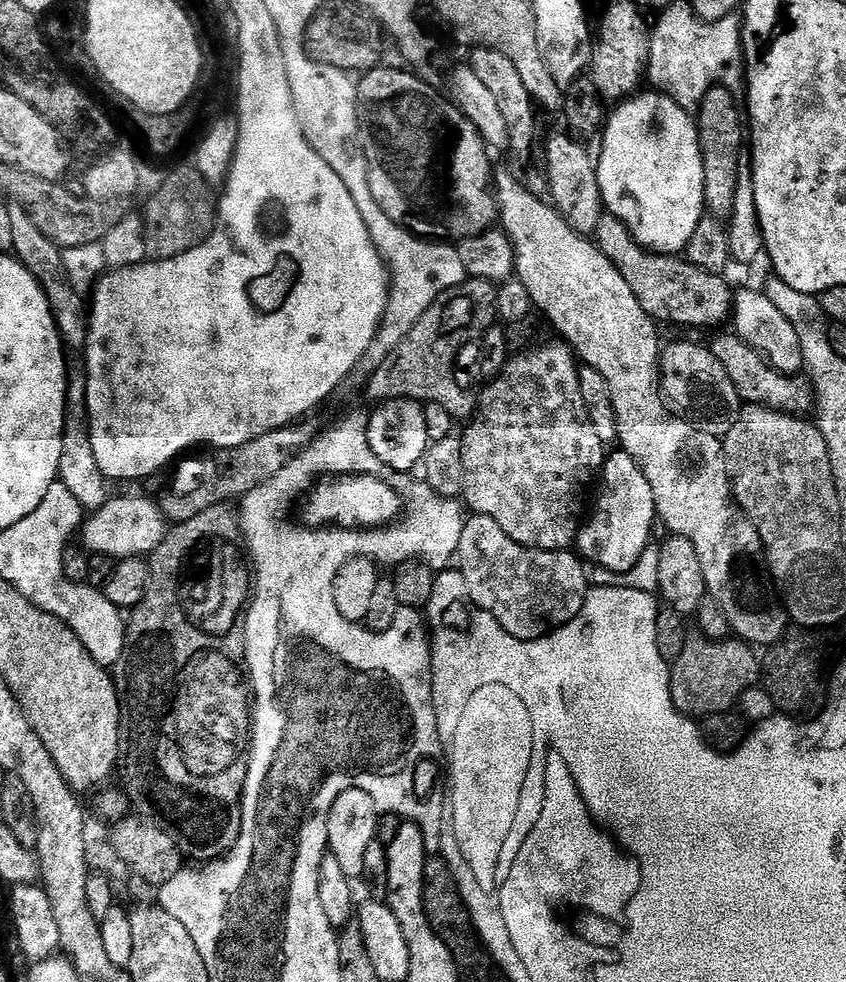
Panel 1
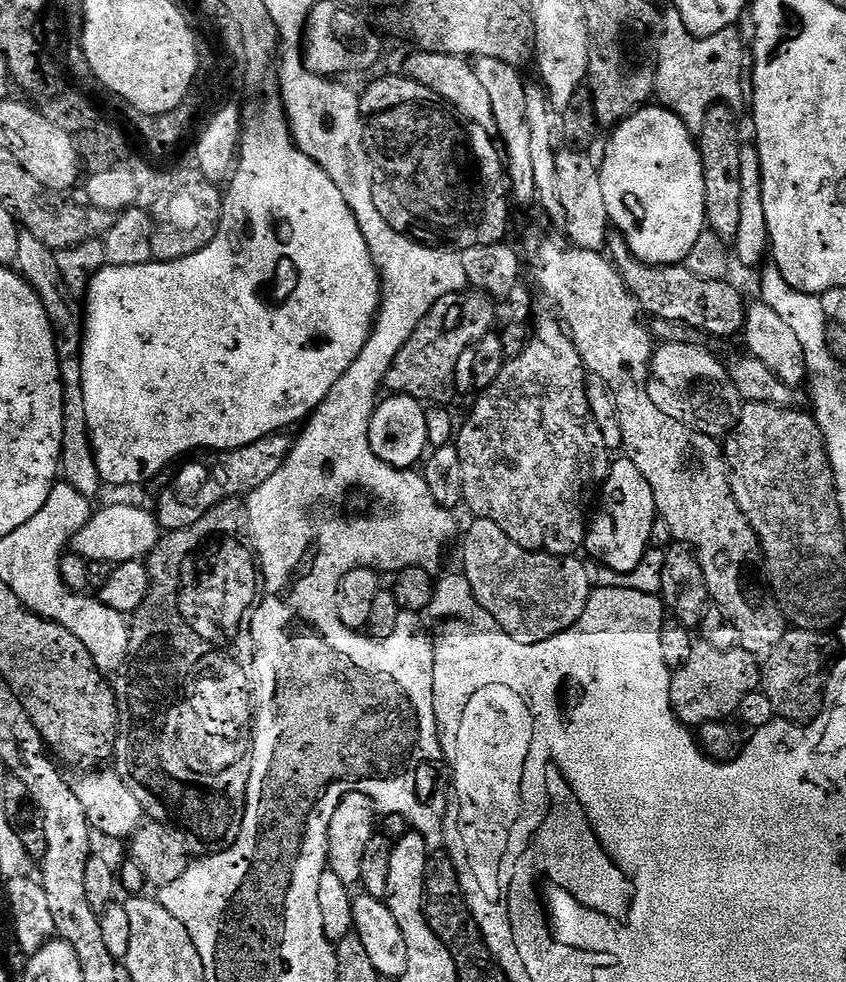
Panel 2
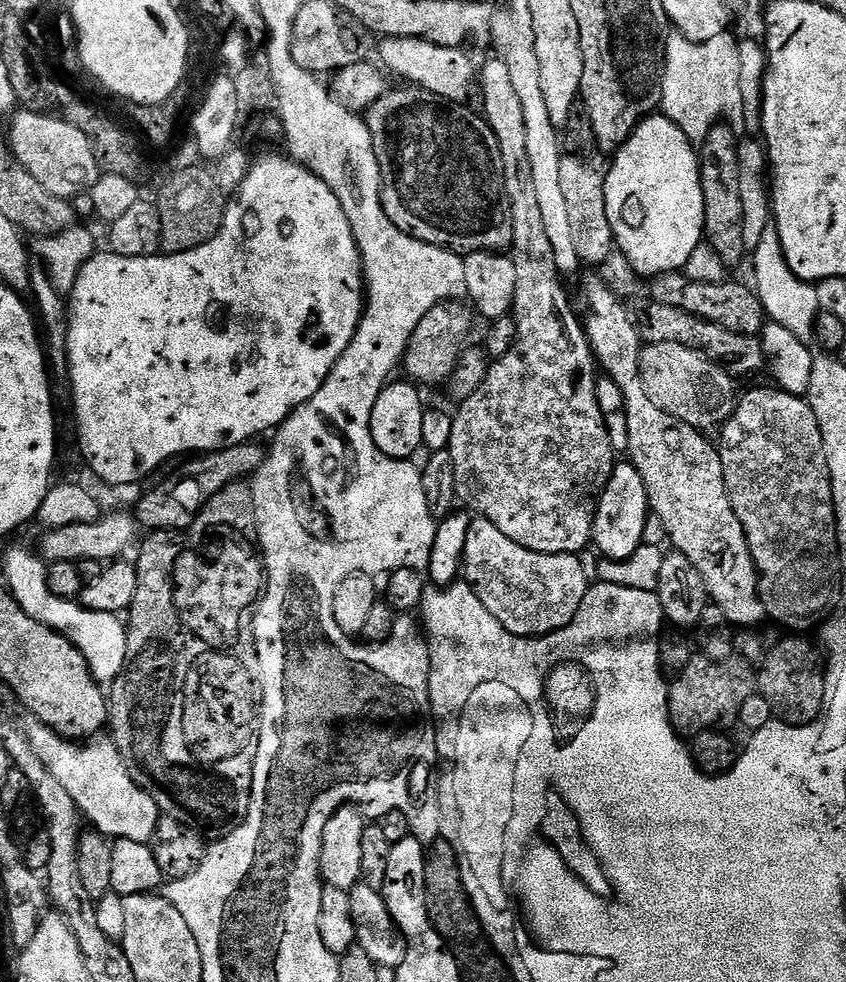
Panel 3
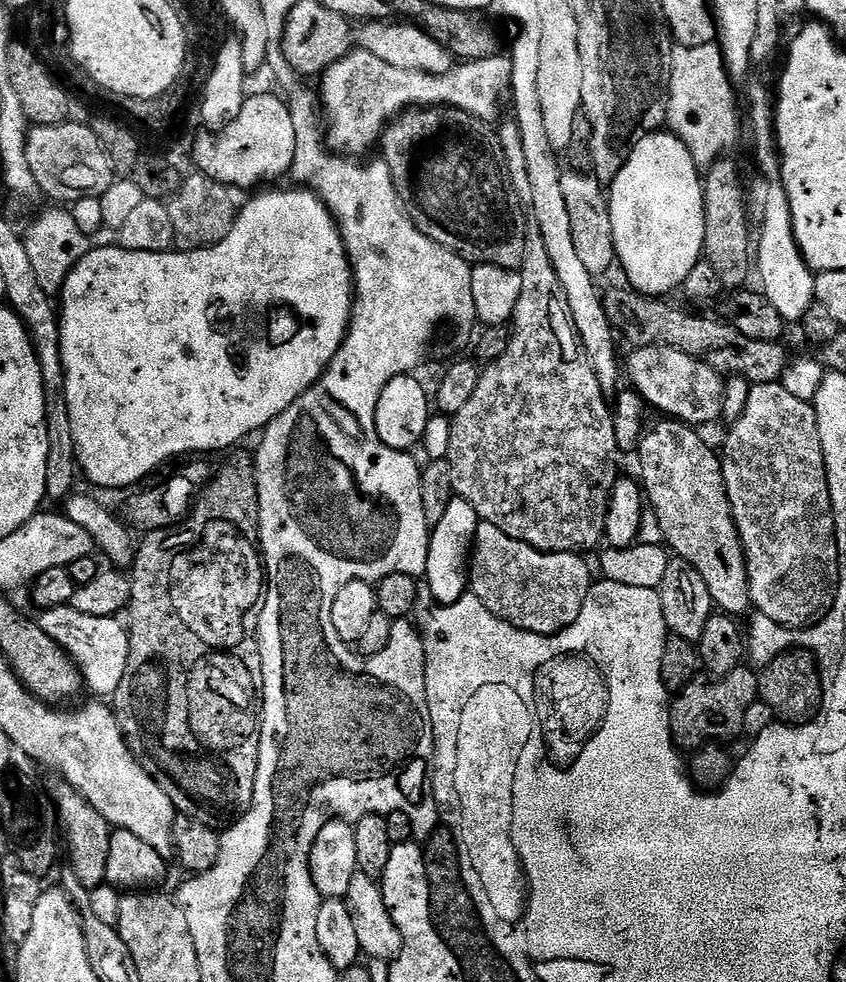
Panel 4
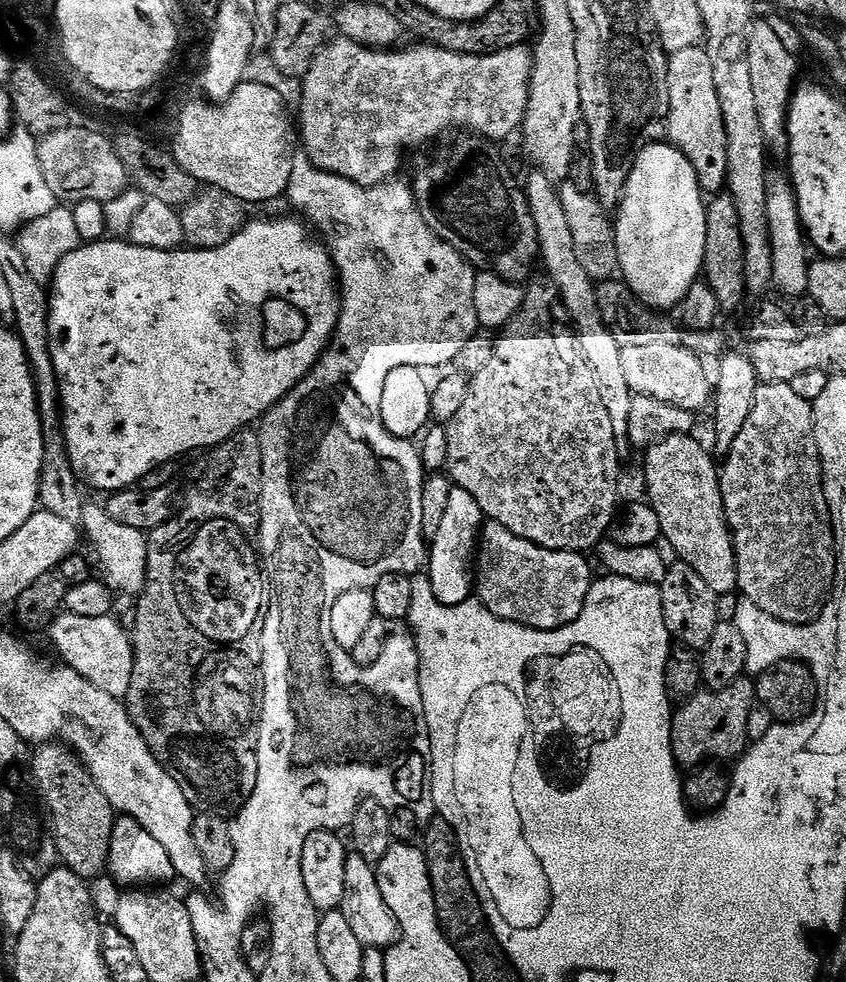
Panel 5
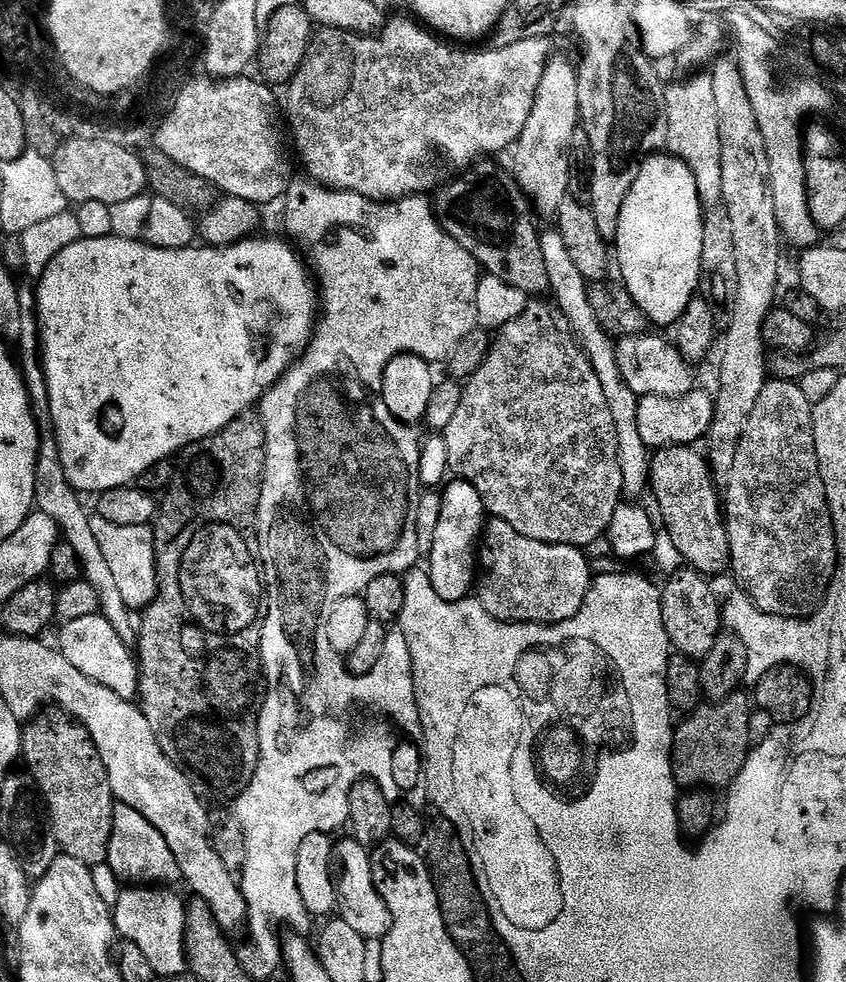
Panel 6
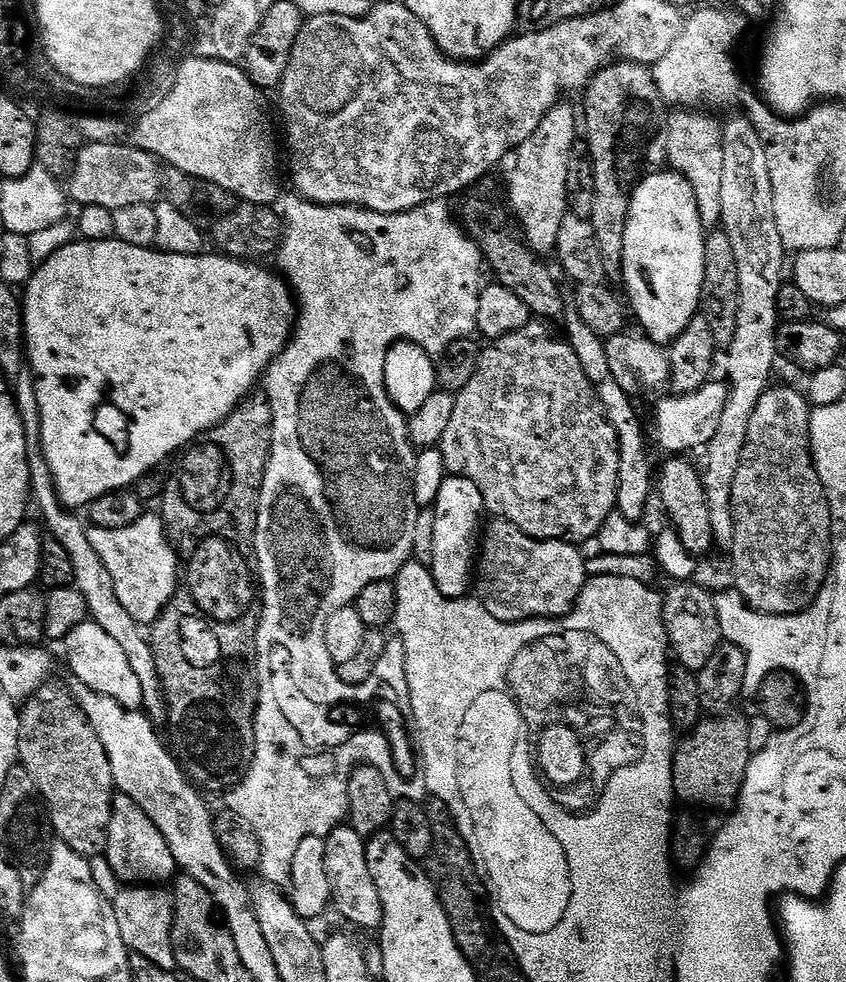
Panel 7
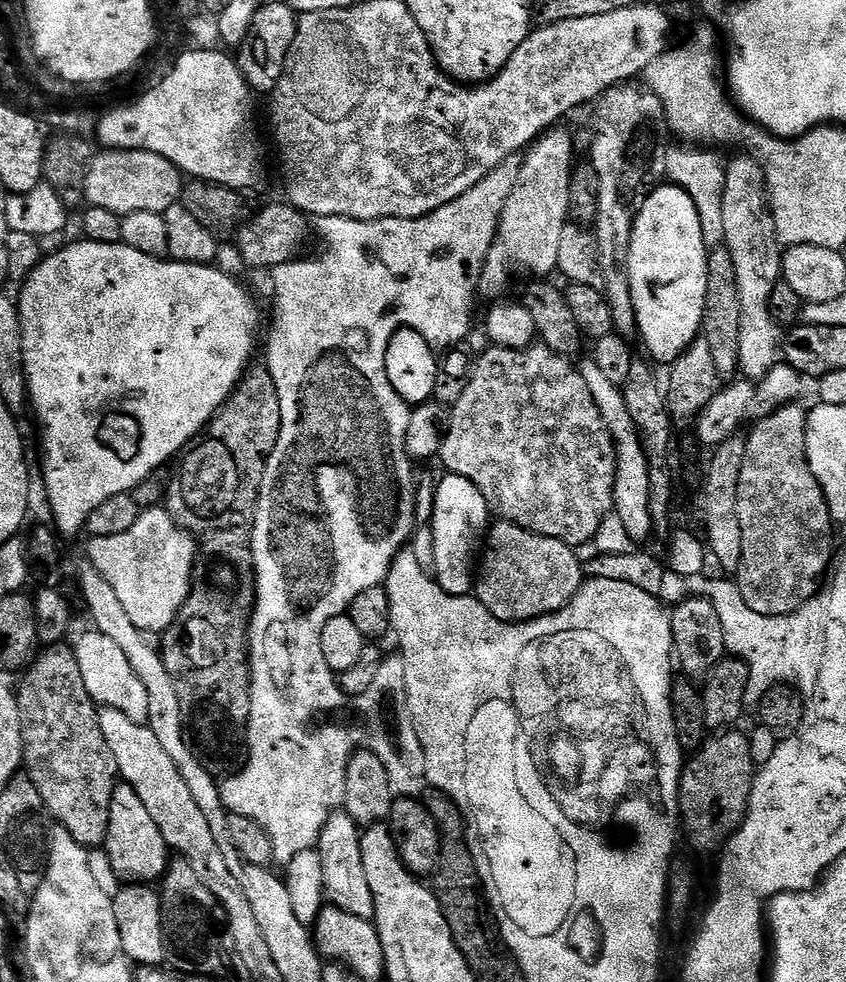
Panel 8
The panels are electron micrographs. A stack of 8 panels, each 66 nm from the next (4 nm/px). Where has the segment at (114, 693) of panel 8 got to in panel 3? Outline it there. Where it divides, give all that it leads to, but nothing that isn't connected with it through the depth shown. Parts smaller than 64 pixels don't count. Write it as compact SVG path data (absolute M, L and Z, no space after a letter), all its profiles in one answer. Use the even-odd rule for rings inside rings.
M12 548L5 554L3 583L12 597L20 603L22 610L26 610L30 618L34 618L34 622L50 626L74 646L78 646L94 678L102 686L110 686L122 674L126 662L128 629L125 621L117 613L95 612L84 608L76 600L58 598L58 594L54 594L48 585L48 564L33 552L28 548Z

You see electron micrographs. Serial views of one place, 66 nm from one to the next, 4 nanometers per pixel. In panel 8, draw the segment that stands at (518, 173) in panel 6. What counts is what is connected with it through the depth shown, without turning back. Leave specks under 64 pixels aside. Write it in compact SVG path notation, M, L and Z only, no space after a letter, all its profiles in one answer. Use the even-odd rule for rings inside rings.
M549 130L544 133L543 136L539 137L523 153L522 163L520 165L520 173L518 178L514 182L514 190L510 194L510 198L506 198L506 206L502 210L500 215L500 225L496 227L496 238L492 242L492 249L489 250L488 256L484 260L483 268L479 269L478 272L478 292L481 297L484 296L496 296L492 298L500 298L504 291L512 284L512 276L532 276L536 278L548 278L551 272L555 273L558 269L558 249L560 248L562 239L562 230L570 222L570 216L568 216L568 207L572 204L572 136L568 132L556 132L560 130Z

